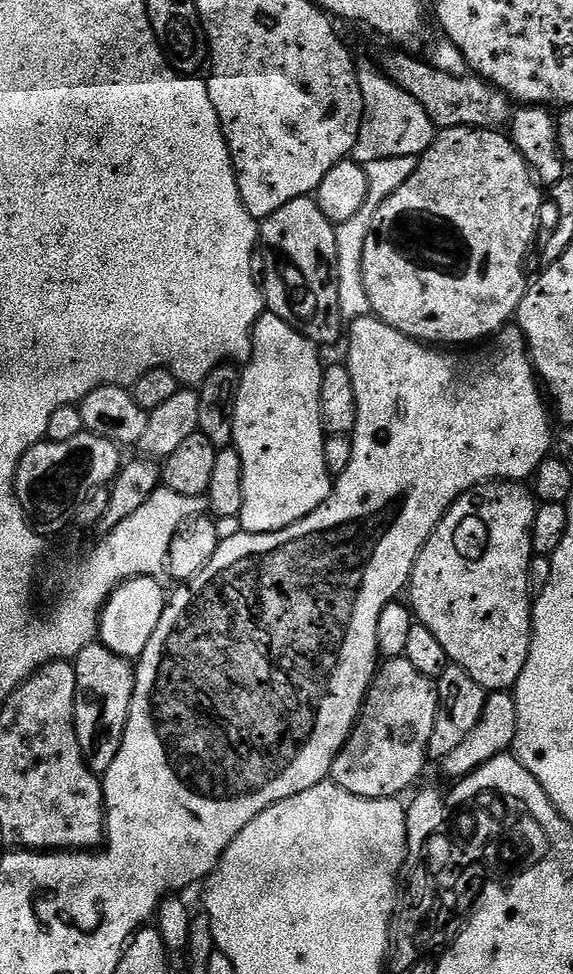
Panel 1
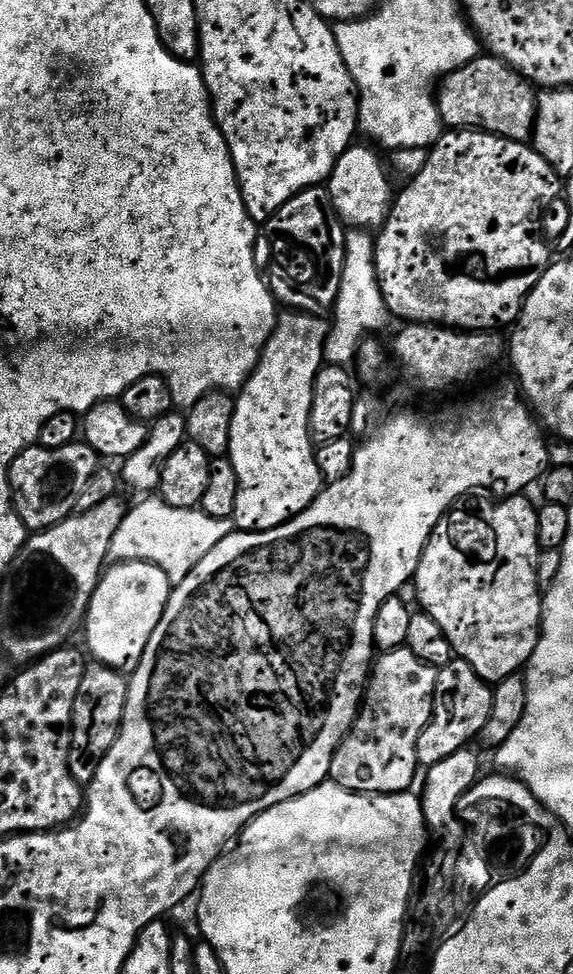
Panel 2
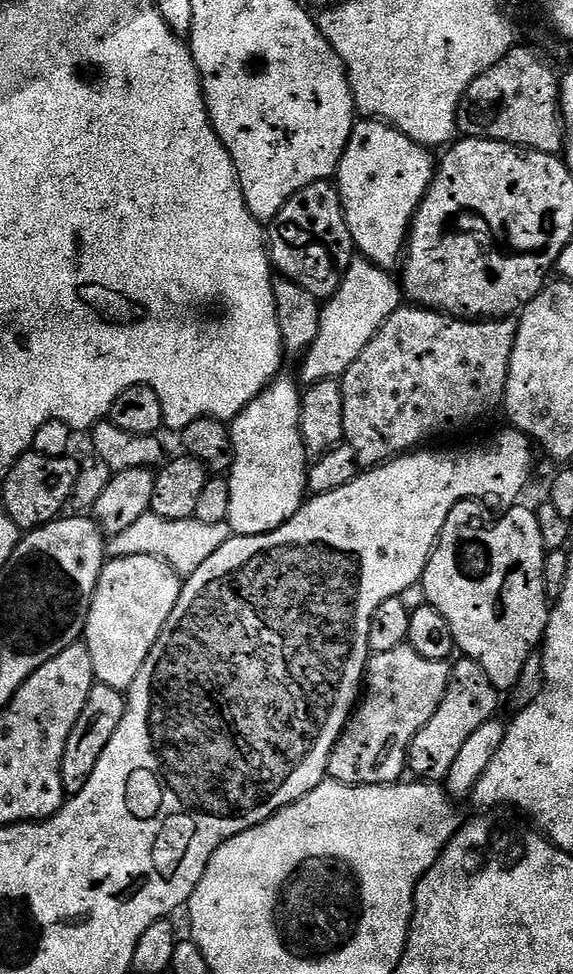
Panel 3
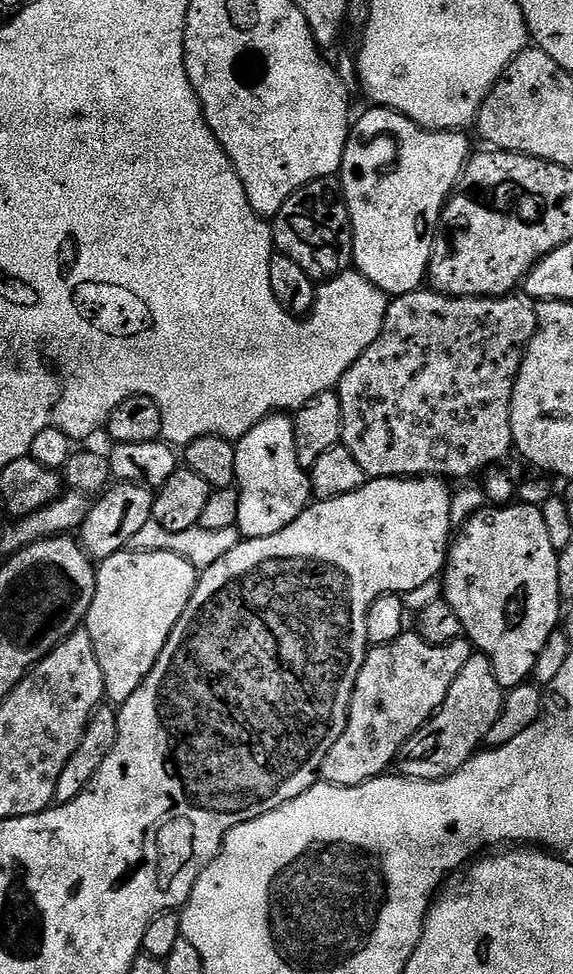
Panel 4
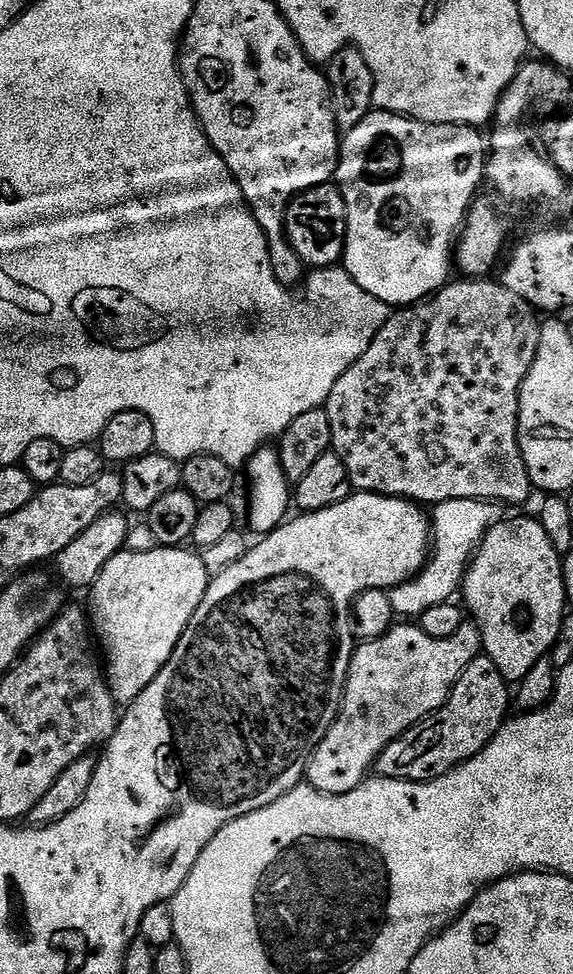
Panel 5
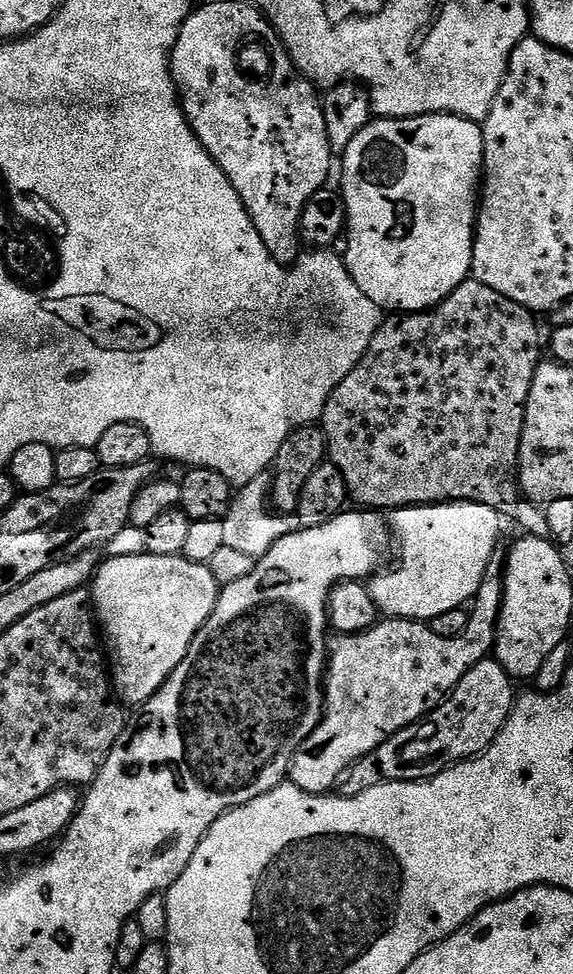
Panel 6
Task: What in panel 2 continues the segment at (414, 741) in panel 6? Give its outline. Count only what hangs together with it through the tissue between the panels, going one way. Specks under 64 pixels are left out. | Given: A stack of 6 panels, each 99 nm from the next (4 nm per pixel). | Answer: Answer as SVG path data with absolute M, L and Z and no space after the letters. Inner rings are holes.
M453 658L436 673L436 707L432 710L431 722L418 738L417 761L430 769L444 758L450 758L450 754L469 747L473 743L471 740L483 733L495 701L493 685L482 679L474 666Z

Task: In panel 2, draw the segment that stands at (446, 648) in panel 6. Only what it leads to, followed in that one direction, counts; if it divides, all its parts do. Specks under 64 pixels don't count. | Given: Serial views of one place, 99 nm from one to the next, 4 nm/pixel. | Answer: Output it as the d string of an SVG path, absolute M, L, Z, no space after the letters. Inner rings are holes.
M407 646L385 652L373 663L366 685L366 706L361 707L351 732L336 747L328 771L331 783L351 792L378 796L388 796L391 792L406 792L413 787L416 768L418 769L418 738L431 722L432 710L436 707L436 673L437 669L423 664Z

